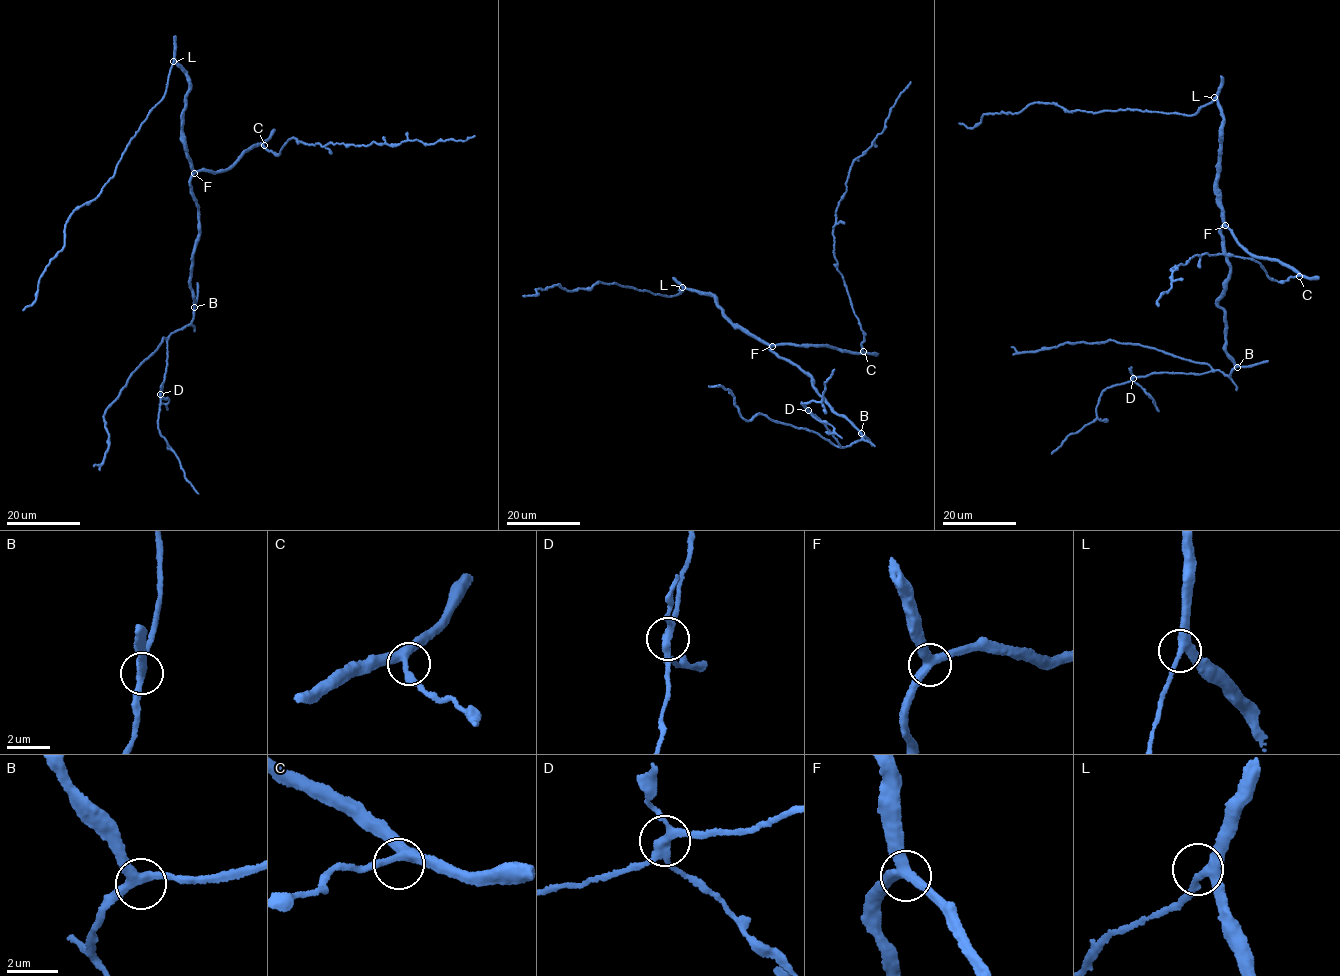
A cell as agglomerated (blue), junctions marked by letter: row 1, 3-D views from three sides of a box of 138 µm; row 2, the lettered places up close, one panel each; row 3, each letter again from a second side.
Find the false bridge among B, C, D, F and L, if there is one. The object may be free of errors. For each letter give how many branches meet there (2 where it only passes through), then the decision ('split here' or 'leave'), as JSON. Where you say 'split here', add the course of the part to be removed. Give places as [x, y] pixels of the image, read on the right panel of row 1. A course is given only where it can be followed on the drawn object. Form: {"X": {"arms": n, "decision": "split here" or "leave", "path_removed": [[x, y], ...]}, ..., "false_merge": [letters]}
{"B": {"arms": 3, "decision": "leave"}, "C": {"arms": 3, "decision": "leave"}, "D": {"arms": 4, "decision": "split here", "path_removed": [[1133, 378], [1152, 398], [1158, 411]]}, "F": {"arms": 3, "decision": "leave"}, "L": {"arms": 3, "decision": "leave"}, "false_merge": ["D"]}

